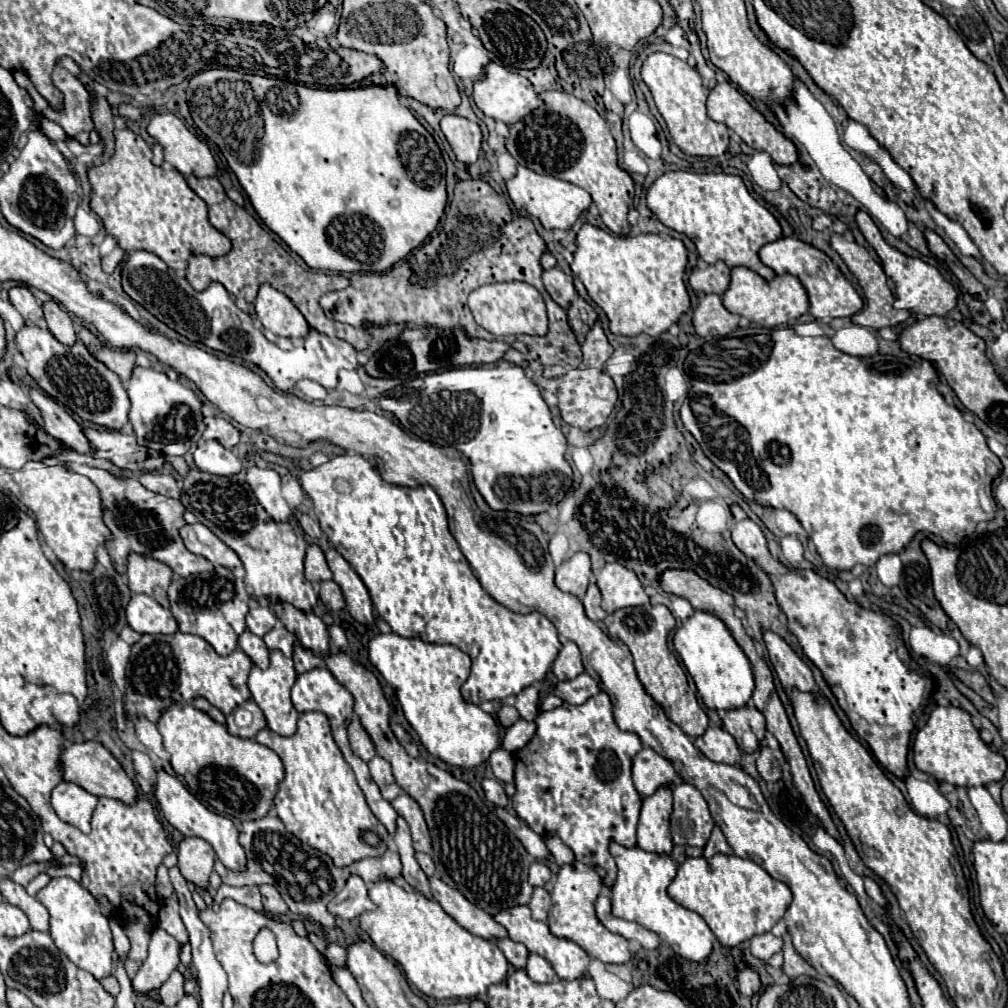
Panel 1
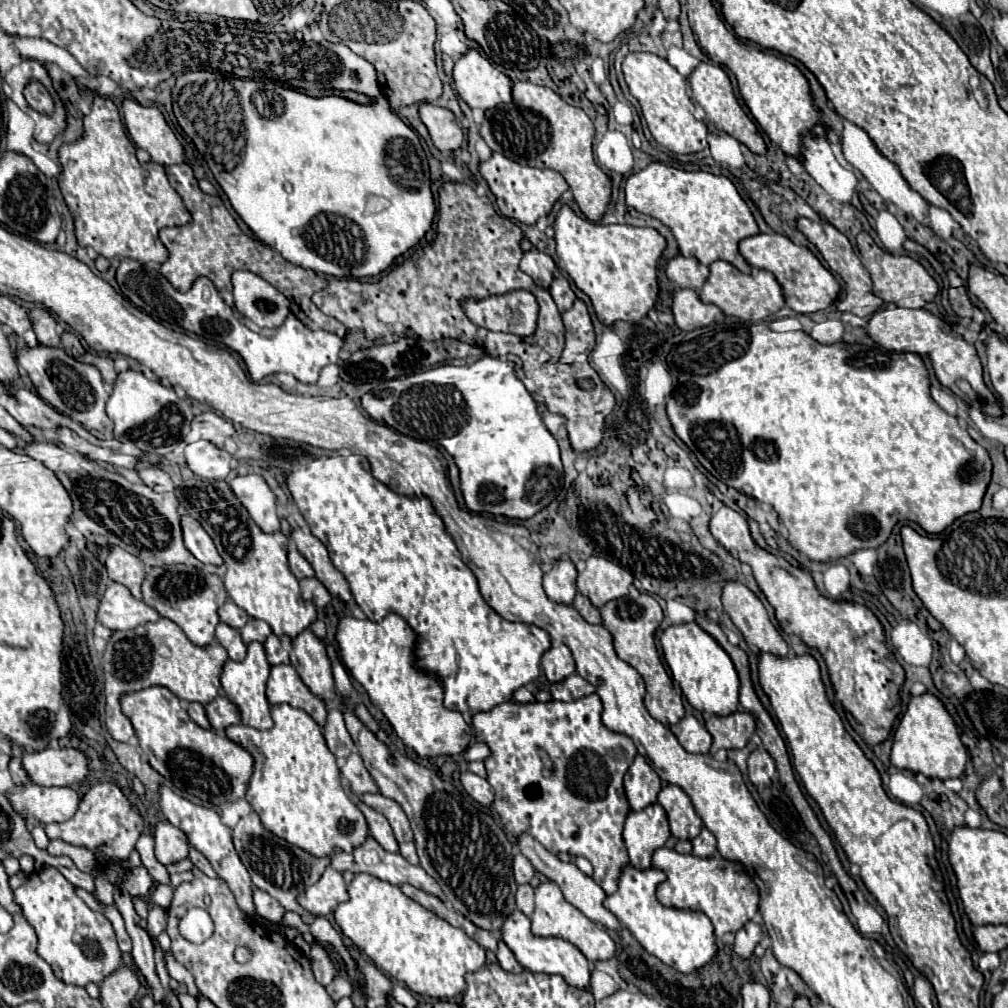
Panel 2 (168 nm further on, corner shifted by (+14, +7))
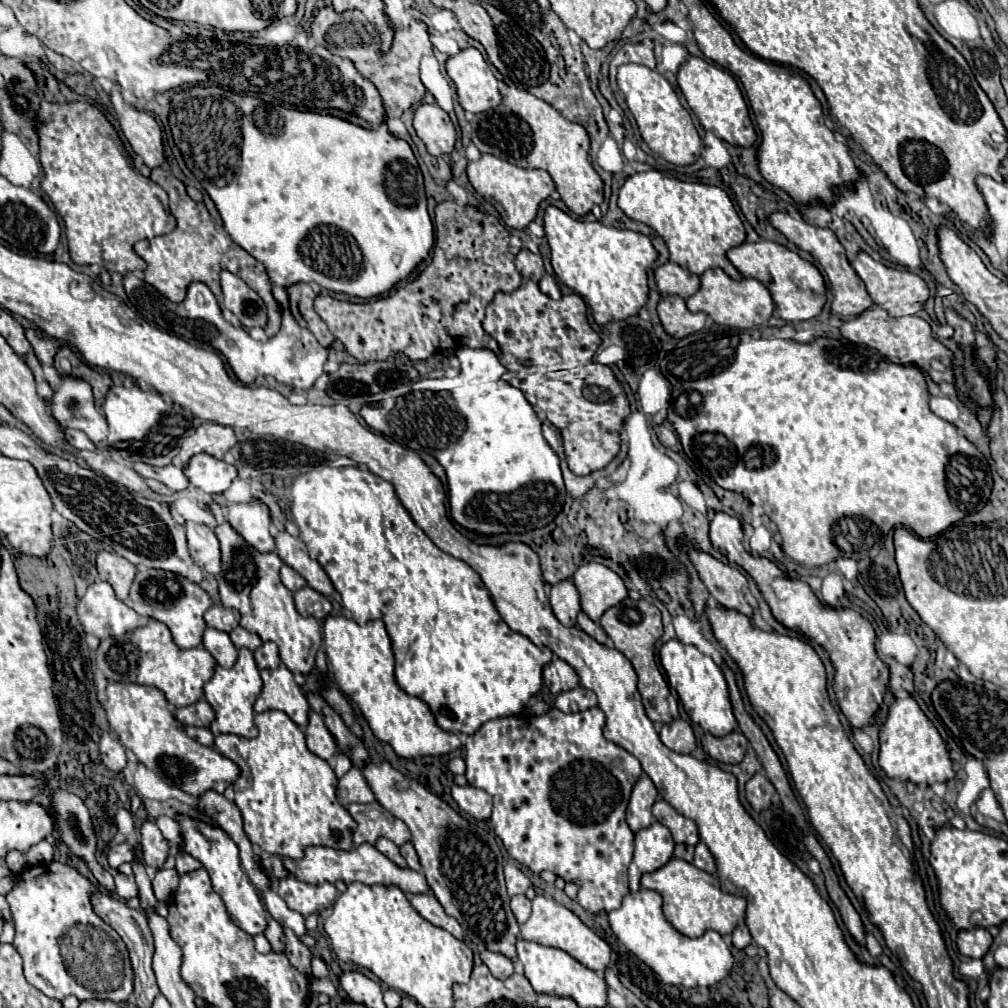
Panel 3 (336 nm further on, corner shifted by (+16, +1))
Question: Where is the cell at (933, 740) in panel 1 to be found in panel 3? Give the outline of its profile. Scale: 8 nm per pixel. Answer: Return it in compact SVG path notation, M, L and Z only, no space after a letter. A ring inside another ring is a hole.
M912 696L896 700L888 710L888 720L880 730L880 768L890 778L902 778L914 784L948 782L956 776L946 742Z

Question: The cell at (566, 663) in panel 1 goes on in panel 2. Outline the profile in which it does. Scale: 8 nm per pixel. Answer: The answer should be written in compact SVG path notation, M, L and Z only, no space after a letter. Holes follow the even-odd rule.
M560 644L560 646L552 646L550 650L544 652L542 668L550 682L560 682L562 678L568 678L570 674L574 674L576 662L574 662L570 648Z

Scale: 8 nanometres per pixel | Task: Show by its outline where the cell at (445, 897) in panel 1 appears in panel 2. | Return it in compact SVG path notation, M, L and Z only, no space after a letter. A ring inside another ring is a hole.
M368 836L368 838L366 838L366 842L364 842L362 846L358 846L358 848L354 848L352 852L334 850L330 858L332 858L330 866L332 866L334 870L338 870L338 872L346 872L346 870L350 870L350 872L354 872L354 874L366 872L366 874L372 874L372 876L376 876L376 878L380 878L380 880L386 880L386 882L394 884L394 886L412 884L414 888L420 888L420 890L424 890L424 892L428 892L428 894L438 896L442 902L448 902L448 900L446 900L446 896L444 896L444 892L440 890L438 882L436 882L432 876L428 876L428 874L426 874L426 870L424 870L422 866L412 866L412 864L410 864L410 862L406 862L400 854L386 852L386 850L384 850L384 848L382 848L382 846L372 838L372 836Z

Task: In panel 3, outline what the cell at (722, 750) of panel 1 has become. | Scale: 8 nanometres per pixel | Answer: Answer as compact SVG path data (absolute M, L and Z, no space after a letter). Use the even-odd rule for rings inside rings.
M674 720L672 724L660 726L660 740L674 752L680 754L692 754L696 750L696 736L694 730L688 722L684 720Z

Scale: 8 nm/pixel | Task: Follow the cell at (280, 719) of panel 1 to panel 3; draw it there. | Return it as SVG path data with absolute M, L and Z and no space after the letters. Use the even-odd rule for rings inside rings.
M240 648L236 664L228 670L218 666L214 670L212 680L204 686L204 696L210 702L210 706L216 710L216 720L210 726L210 730L214 734L238 734L246 738L256 738L258 728L254 724L254 716L256 716L254 702L258 700L260 692L262 692L262 678L260 678L260 670L256 668L256 660L248 648Z

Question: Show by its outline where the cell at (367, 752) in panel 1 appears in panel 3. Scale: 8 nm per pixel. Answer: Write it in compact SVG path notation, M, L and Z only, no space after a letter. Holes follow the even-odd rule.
M310 710L310 724L306 728L306 742L308 742L308 748L316 756L320 756L324 760L330 760L332 756L338 754L338 742L336 742L336 738L326 728L322 716L316 714L314 710Z

